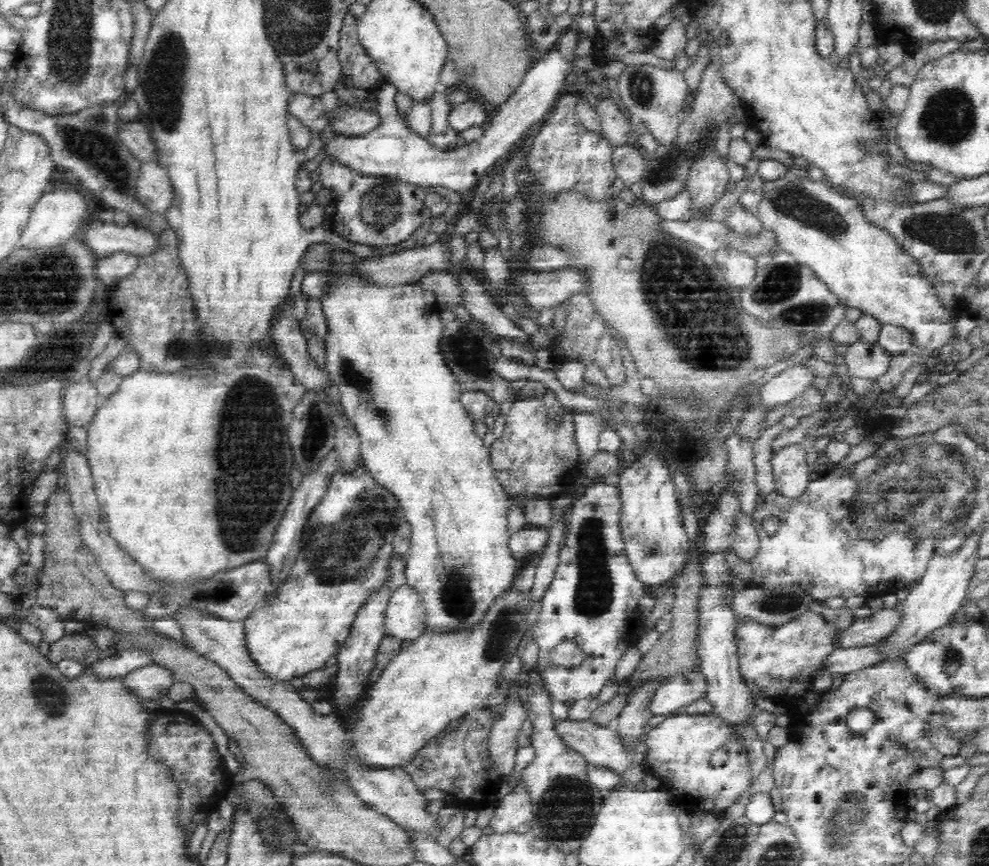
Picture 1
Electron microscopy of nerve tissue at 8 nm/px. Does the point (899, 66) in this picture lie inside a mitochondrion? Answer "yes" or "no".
no

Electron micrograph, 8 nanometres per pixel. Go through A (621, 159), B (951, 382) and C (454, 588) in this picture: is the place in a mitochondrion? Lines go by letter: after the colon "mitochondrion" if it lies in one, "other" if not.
A: other
B: other
C: mitochondrion

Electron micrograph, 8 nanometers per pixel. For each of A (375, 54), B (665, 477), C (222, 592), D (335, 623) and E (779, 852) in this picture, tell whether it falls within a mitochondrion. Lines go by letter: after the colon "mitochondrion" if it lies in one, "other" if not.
A: other
B: other
C: mitochondrion
D: other
E: mitochondrion

